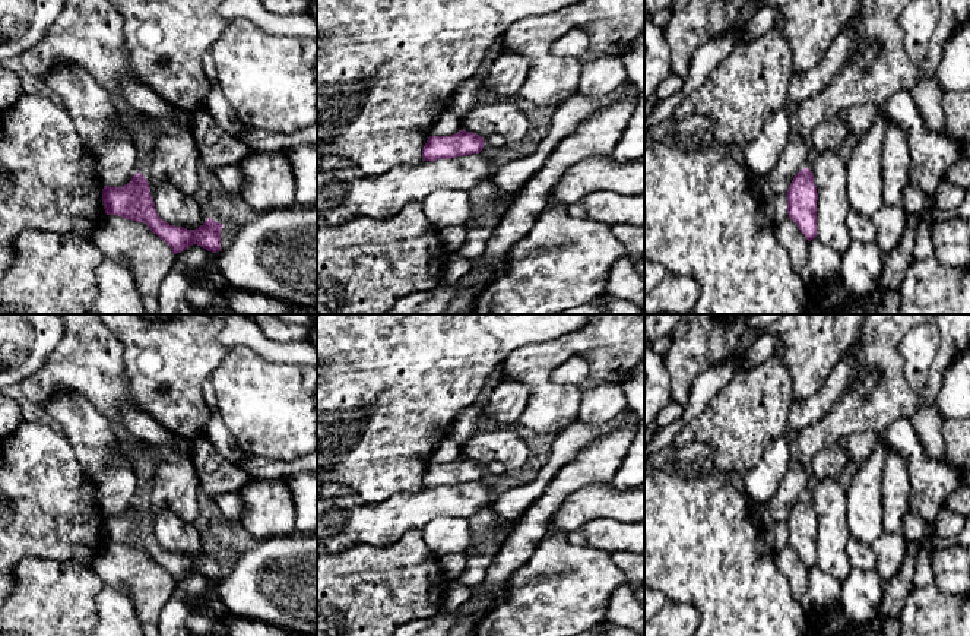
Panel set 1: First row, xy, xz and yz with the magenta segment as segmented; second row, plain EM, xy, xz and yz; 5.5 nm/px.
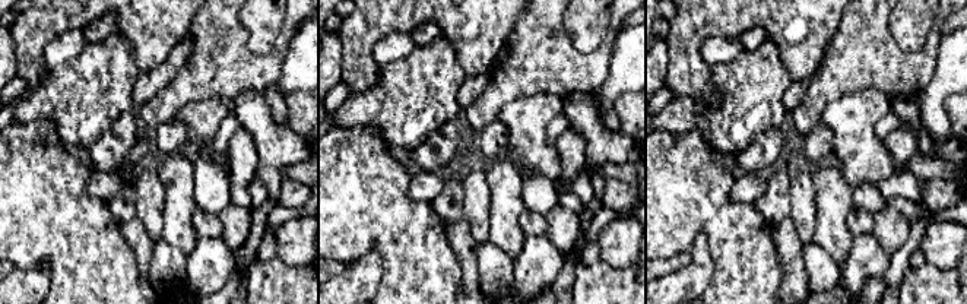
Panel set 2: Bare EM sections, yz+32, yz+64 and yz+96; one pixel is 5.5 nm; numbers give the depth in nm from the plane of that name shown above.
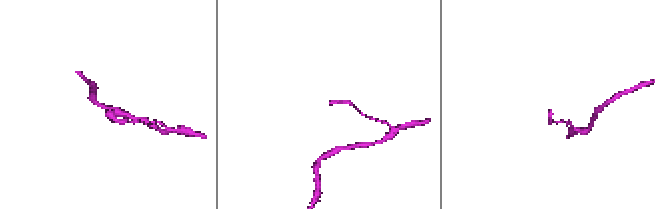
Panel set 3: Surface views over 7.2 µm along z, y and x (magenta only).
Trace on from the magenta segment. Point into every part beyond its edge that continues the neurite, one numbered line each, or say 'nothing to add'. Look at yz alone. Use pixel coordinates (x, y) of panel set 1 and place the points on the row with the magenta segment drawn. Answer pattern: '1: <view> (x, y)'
nothing to add

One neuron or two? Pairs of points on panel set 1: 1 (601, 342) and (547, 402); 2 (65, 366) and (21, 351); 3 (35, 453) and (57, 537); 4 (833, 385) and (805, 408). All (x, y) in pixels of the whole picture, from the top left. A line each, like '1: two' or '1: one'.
1: one
2: two
3: one
4: one

